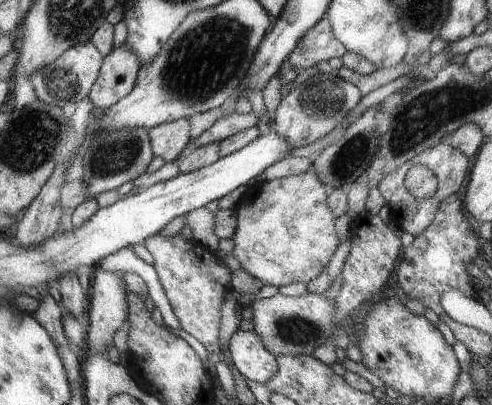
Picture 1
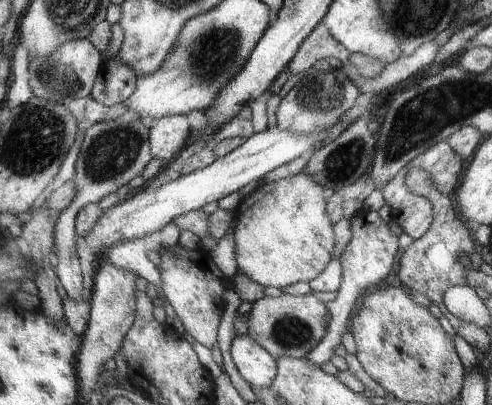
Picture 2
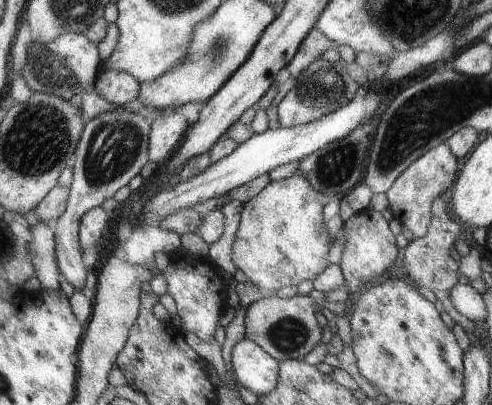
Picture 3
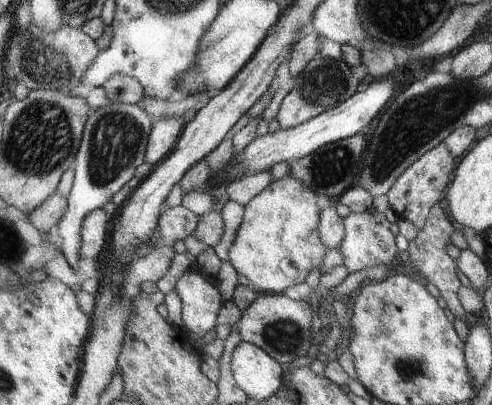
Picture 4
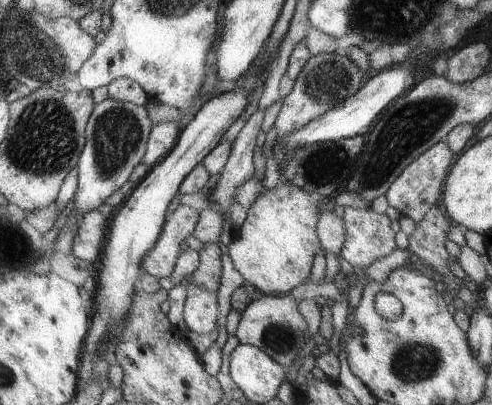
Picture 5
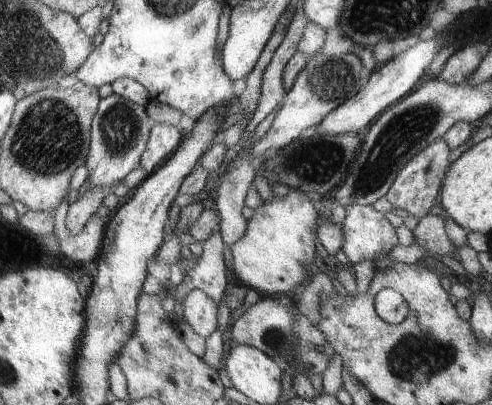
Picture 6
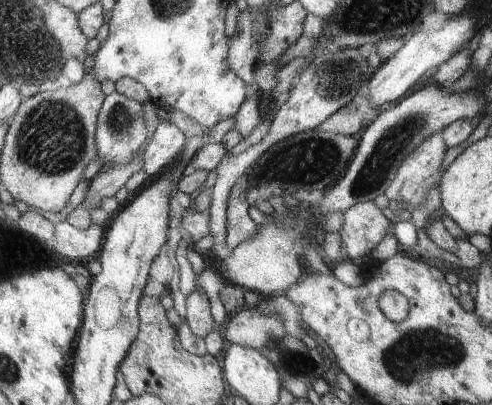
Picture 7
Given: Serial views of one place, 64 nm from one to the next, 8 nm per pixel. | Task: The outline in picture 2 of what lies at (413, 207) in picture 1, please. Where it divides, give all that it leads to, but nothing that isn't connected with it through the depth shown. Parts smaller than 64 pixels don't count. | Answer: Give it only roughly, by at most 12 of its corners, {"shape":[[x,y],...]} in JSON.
{"shape":[[447,142],[415,156],[385,184],[391,220],[411,240],[431,226],[433,208],[407,188],[411,168],[441,194],[457,188],[461,158]]}

